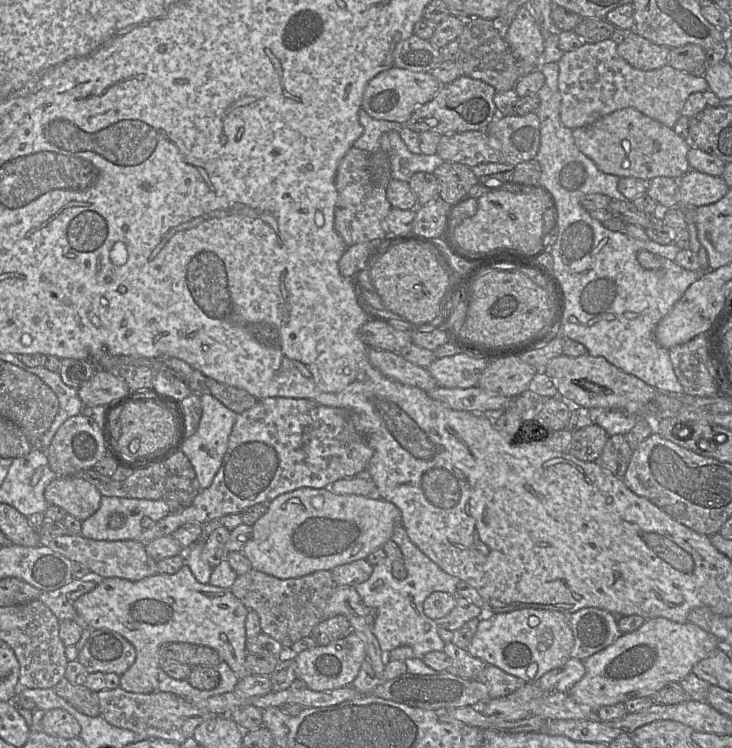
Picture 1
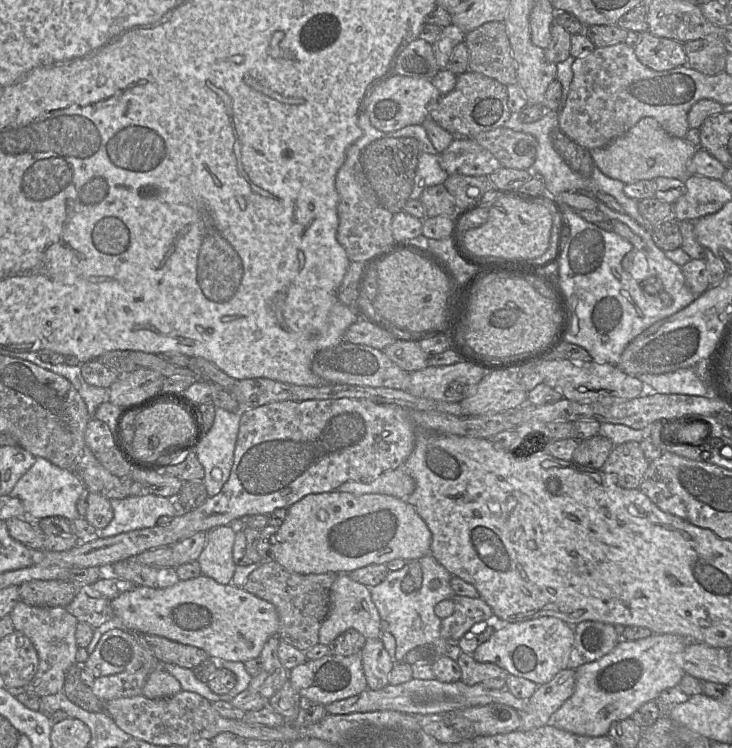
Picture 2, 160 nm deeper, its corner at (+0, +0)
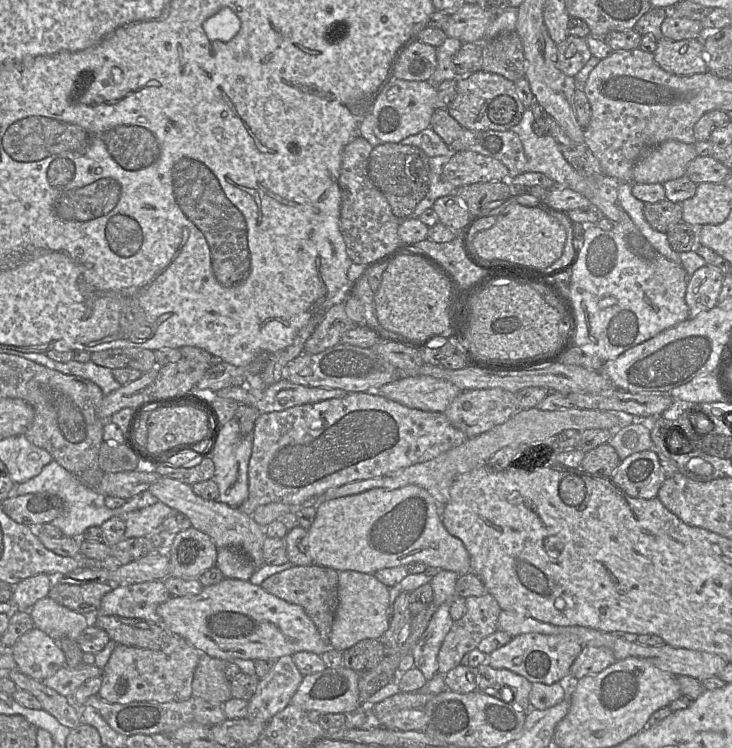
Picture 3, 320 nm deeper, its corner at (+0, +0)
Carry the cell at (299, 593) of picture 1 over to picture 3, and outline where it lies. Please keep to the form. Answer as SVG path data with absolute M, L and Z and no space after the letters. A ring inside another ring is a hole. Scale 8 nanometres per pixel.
M319 565L293 566L271 575L261 583L261 587L268 593L289 603L301 606L313 621L325 642L329 642L339 604L338 585L339 572Z

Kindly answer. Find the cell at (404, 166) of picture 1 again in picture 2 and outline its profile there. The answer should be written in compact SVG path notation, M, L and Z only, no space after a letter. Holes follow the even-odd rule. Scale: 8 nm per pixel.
M419 153L414 188L410 198L419 199L425 188L443 184L448 176L449 174L440 166L440 154Z

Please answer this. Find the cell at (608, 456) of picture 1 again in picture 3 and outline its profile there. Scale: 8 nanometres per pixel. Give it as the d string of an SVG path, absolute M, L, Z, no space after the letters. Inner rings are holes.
M652 448L621 460L610 479L631 497L651 499L657 497L666 476L659 456Z

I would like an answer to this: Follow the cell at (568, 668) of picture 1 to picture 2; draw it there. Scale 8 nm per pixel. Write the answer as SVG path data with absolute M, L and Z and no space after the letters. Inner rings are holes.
M566 668L556 674L549 682L538 686L521 711L519 730L529 731L551 721L553 714L575 691L576 670Z

